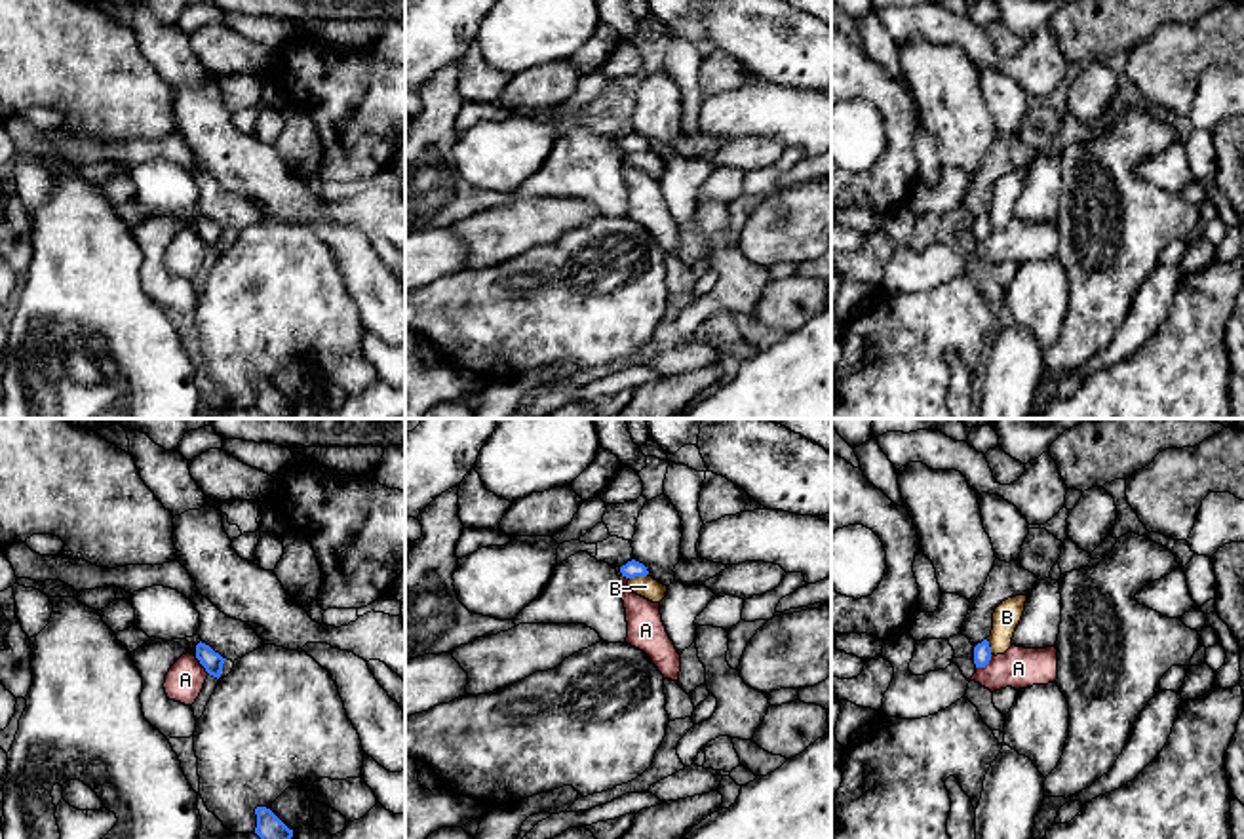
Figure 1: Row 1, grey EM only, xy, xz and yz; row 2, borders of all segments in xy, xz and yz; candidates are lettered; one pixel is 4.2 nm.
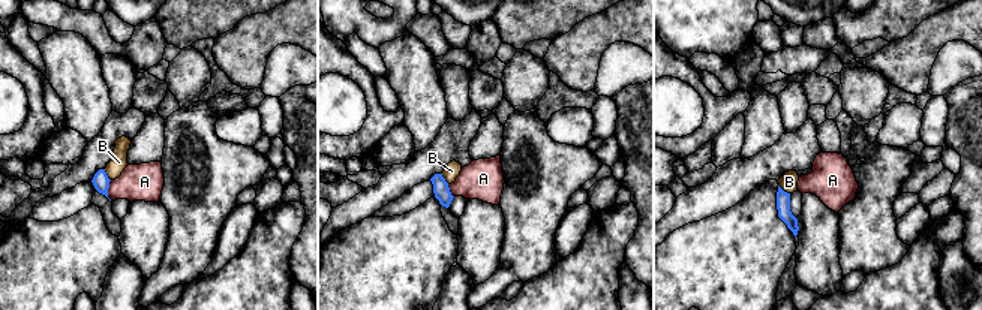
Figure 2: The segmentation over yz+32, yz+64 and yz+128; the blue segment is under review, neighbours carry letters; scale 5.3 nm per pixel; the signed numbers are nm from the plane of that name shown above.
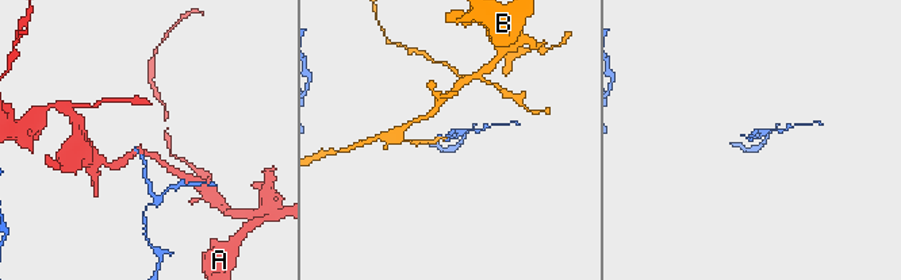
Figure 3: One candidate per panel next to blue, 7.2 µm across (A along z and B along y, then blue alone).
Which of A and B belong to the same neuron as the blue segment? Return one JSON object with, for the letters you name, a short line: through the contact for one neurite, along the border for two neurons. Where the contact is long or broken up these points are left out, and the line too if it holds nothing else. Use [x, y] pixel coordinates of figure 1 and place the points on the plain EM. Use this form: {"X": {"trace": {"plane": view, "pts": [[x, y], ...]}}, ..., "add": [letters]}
{"add": []}

